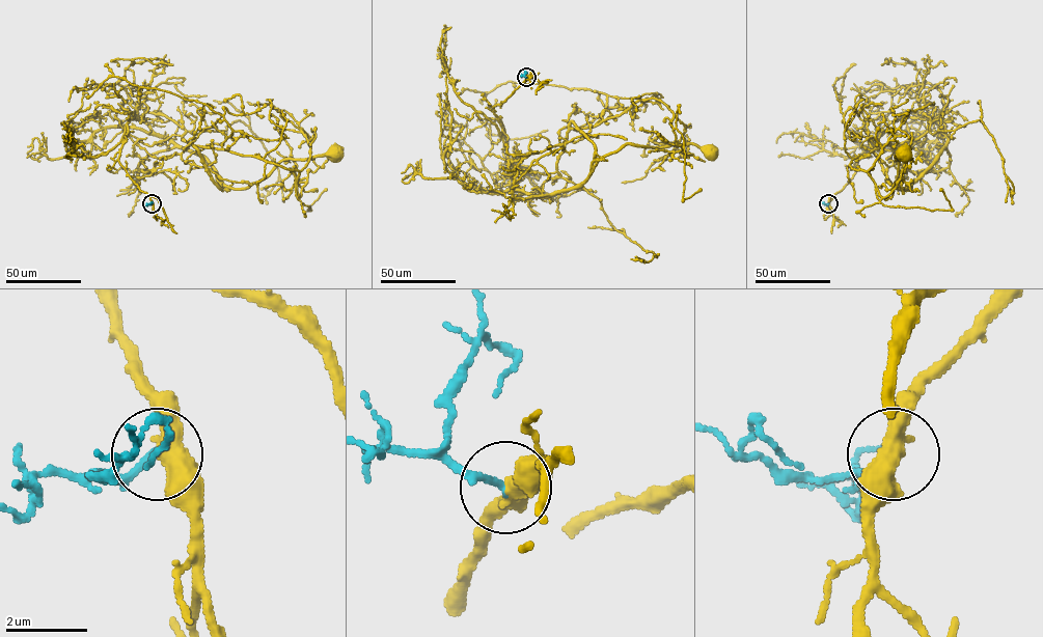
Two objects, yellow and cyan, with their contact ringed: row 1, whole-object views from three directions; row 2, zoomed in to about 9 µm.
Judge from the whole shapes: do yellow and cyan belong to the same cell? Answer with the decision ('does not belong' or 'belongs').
does not belong

